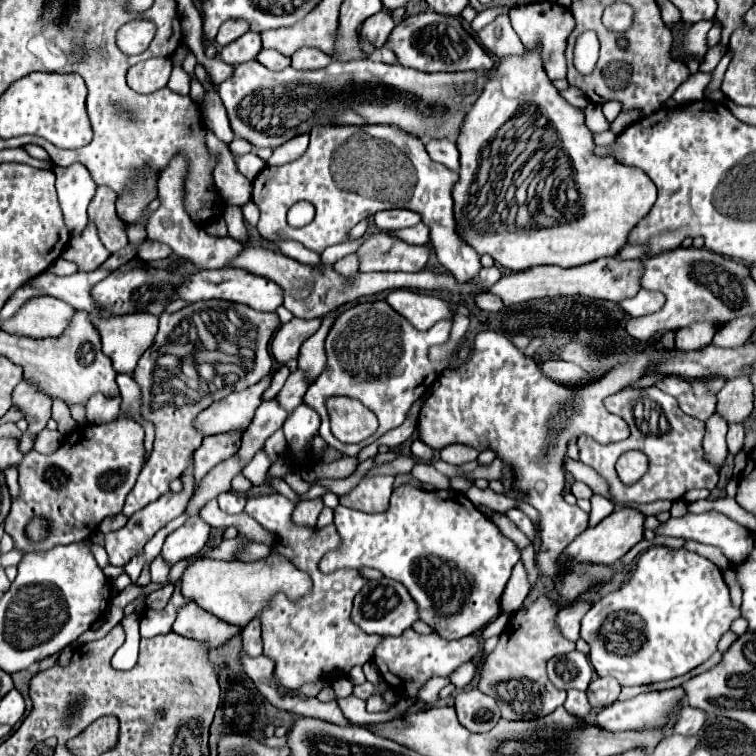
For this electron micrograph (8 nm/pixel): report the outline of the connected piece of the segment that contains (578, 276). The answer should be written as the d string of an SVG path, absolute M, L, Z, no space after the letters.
M599 259L587 265L579 267L551 267L551 265L541 265L517 273L503 275L493 289L487 289L495 295L501 297L501 301L506 307L539 299L539 297L557 297L557 295L585 295L585 297L595 297L595 299L609 299L609 301L621 301L627 297L633 297L639 293L639 277L643 271L643 263L639 259L633 261L623 261L623 259Z

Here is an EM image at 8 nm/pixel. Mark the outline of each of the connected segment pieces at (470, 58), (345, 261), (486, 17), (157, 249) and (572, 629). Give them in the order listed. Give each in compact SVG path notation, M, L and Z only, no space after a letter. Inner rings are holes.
M423 11L411 15L395 25L389 35L389 47L397 55L397 61L403 67L413 67L425 73L437 71L481 71L491 69L493 61L485 49L459 25L457 17L439 15L433 11Z
M347 255L347 257L339 259L333 267L337 269L337 273L341 273L341 275L345 275L345 277L355 275L355 273L359 271L359 261L357 261L357 255Z
M495 7L481 11L481 13L471 21L471 29L477 33L479 29L483 29L485 25L489 25L489 23L491 23L497 15L501 15L501 13L503 13L503 9L495 9Z
M145 239L145 241L139 245L137 257L143 259L143 261L157 261L157 259L167 259L171 253L173 253L173 249L171 249L169 245L165 245L165 243L155 243L155 241Z
M575 601L573 605L565 605L557 617L555 617L555 625L557 629L561 631L561 635L569 641L577 641L579 639L579 623L581 623L581 617L587 613L591 605L585 603L585 601Z

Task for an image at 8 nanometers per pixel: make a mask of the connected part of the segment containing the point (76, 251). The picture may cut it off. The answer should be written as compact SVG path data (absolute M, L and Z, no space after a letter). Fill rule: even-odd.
M89 221L87 229L83 233L73 235L69 239L61 257L77 263L79 269L83 269L83 271L95 271L109 257L109 251L101 243L95 223Z

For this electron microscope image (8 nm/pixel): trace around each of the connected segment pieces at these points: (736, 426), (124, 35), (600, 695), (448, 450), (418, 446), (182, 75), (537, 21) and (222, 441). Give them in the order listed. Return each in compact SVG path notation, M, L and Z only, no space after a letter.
M733 423L733 425L729 425L727 447L729 447L729 451L731 451L733 455L743 447L743 439L745 439L745 427L743 427L743 423Z
M135 19L117 31L117 45L127 55L143 53L155 37L155 23L149 19Z
M597 677L597 679L591 681L591 685L587 689L587 697L589 697L591 707L603 709L603 707L617 701L619 691L621 691L621 685L617 683L617 679L613 679L613 677Z
M453 443L453 445L447 445L439 451L439 457L451 465L465 465L469 461L475 461L479 455L477 449L473 447L467 447L463 443Z
M415 439L413 441L413 445L411 445L411 453L413 453L413 457L415 459L419 459L419 461L425 461L425 463L429 463L431 459L433 459L433 449L431 447L427 447L421 439Z
M173 67L173 73L171 73L167 87L179 95L189 95L189 79L191 77L181 67Z
M541 1L541 3L531 3L531 5L521 5L509 11L511 25L517 31L519 39L523 41L525 47L533 47L537 39L543 45L543 67L547 71L547 77L551 81L555 79L565 79L567 67L565 67L565 47L567 47L567 37L575 29L575 19L569 9L553 3L553 1Z
M241 433L205 437L203 445L197 449L197 453L193 457L195 459L195 463L193 463L195 485L199 485L201 477L205 477L205 473L209 473L221 461L233 457L239 451L239 445L241 445Z

